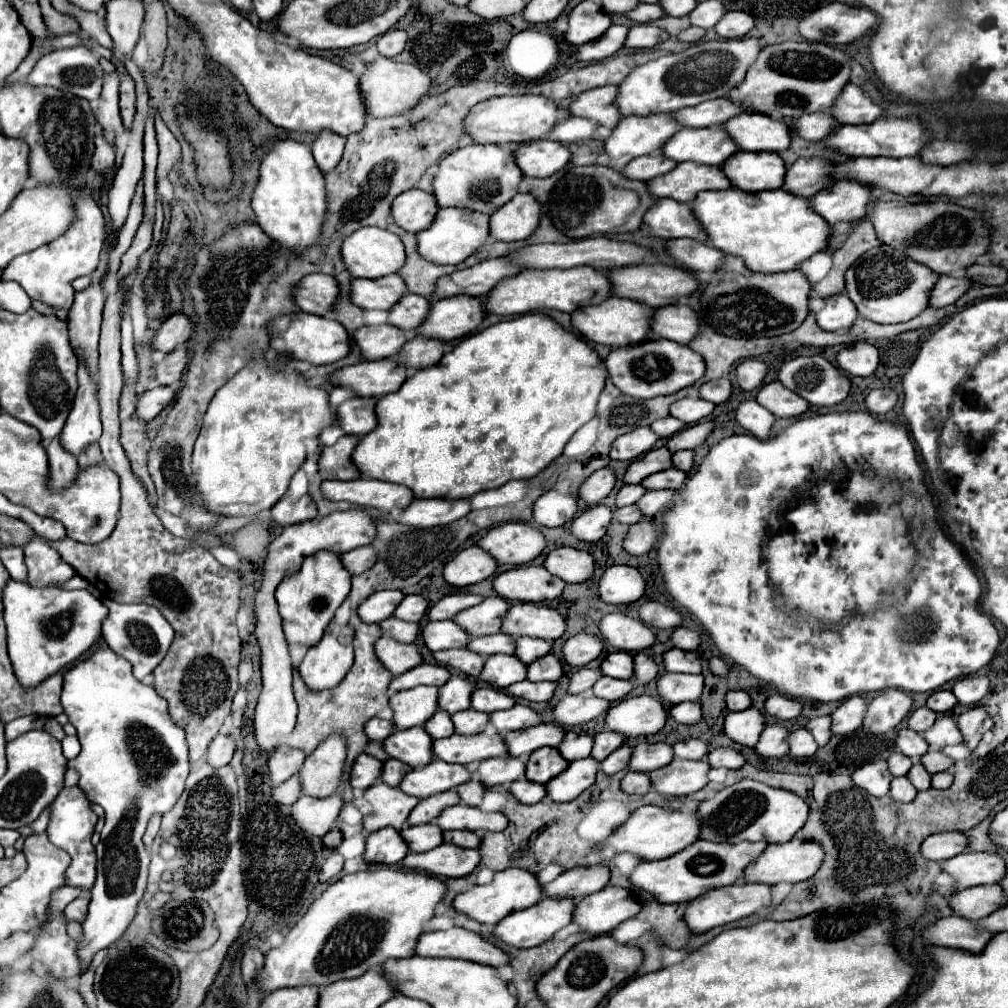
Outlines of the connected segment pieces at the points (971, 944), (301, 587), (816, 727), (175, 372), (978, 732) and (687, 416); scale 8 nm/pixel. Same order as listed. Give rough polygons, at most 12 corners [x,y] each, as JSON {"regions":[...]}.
{"regions":[[[957,915],[921,933],[925,943],[981,951],[993,933]],[[319,551],[275,591],[287,643],[313,647],[349,595]],[[815,717],[805,723],[817,745],[831,739],[831,717]],[[175,347],[155,363],[155,381],[173,385],[187,367],[187,347]],[[983,707],[957,717],[963,743],[973,751],[993,719]],[[679,399],[669,407],[675,419],[693,425],[715,409],[713,403]]]}

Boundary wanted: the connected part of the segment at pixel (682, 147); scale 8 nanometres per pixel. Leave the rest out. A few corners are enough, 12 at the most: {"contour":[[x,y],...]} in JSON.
{"contour":[[721,127],[679,129],[661,153],[723,165],[739,147]]}

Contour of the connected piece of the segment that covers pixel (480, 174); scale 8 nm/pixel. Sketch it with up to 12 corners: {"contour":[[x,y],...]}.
{"contour":[[467,145],[433,177],[439,207],[491,215],[519,191],[513,151]]}

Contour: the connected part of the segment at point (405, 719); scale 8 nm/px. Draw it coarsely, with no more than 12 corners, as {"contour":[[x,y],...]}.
{"contour":[[437,687],[393,695],[393,725],[423,725],[437,711]]}

